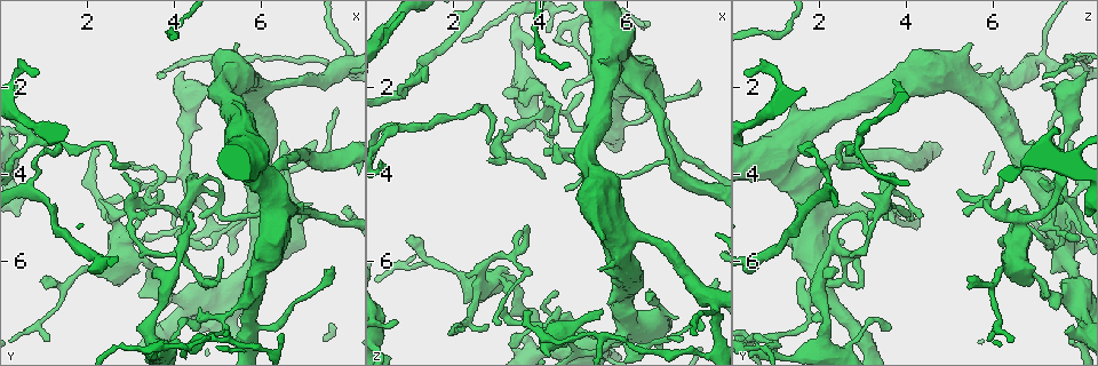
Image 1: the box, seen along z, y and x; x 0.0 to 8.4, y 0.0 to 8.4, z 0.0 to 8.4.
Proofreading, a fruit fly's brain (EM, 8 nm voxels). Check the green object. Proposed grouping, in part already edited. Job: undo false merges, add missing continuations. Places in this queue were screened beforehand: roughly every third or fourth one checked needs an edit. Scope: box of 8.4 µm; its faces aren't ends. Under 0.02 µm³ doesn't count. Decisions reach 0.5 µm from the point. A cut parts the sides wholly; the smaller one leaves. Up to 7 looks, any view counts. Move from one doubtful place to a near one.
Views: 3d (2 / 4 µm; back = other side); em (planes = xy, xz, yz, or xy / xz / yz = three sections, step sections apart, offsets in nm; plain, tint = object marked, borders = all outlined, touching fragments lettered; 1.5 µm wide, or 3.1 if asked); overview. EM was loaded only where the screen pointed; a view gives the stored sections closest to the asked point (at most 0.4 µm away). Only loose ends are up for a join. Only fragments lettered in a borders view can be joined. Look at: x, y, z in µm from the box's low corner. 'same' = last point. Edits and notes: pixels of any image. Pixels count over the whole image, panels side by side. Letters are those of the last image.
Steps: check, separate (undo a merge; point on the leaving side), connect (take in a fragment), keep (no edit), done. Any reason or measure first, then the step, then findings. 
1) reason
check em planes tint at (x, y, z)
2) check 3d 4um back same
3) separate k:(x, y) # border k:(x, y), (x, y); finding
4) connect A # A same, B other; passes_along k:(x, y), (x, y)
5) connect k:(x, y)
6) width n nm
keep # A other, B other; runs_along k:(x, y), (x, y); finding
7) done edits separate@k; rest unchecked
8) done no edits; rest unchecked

thick turns thin
check 3d 2um at (5.15, 7.25, 1.80)

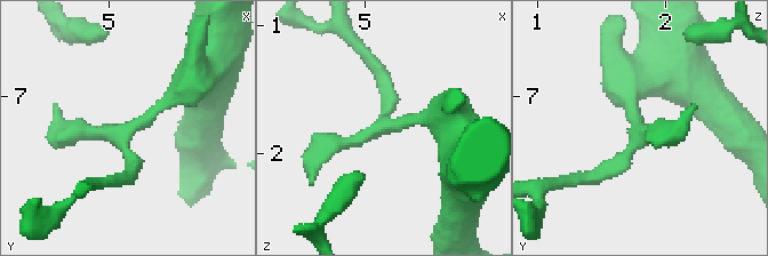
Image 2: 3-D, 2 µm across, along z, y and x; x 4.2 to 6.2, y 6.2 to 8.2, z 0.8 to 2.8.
shape alone is not enough
check em planes borders at (5.20, 7.24, 1.80)

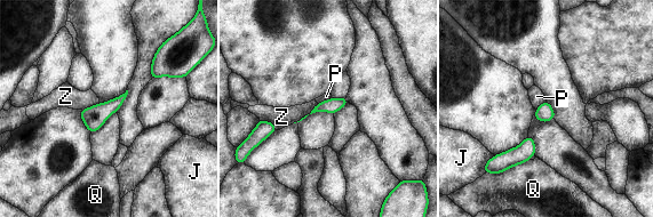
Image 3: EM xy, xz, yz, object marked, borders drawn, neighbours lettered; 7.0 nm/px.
keep # J other, P other, Q other, Z other; border 3:(331, 97), (317, 103); continuous, no second cell

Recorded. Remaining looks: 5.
tapers out
check 3d 4um at (2.85, 4.00, 3.75)

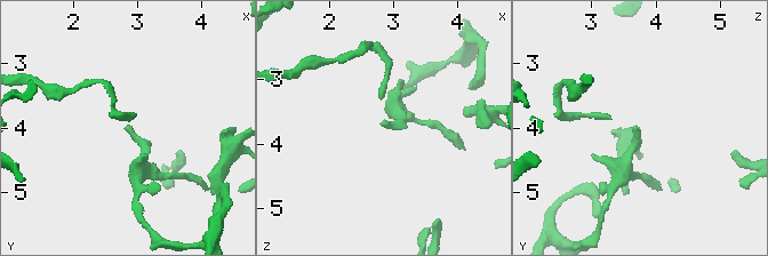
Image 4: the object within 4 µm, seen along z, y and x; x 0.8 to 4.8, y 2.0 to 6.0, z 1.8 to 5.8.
shape alone is not enough
check em xz step 8 borders at (2.80, 4.00, 3.75)

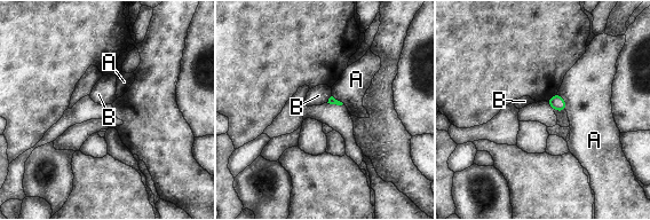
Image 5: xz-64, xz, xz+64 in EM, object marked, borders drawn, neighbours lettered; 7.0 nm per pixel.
keep # A other, B other; none of them fits

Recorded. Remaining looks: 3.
thin end
check 3d 2um at (1.10, 6.30, 5.35)

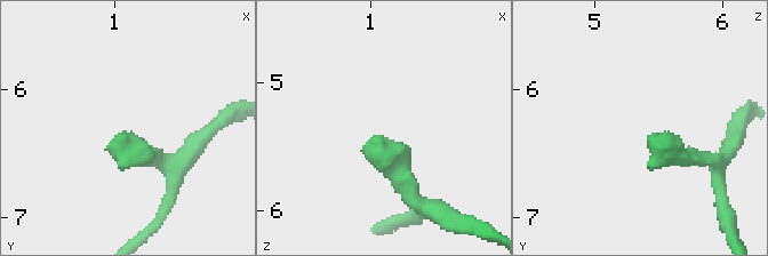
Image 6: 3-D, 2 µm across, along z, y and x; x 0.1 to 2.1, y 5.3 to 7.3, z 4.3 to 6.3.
check em xz step 8 borders at (1.02, 6.36, 5.40)

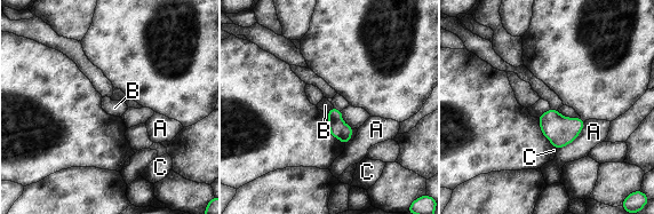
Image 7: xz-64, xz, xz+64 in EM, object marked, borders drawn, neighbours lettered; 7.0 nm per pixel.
cut it another way
check em planes borders same

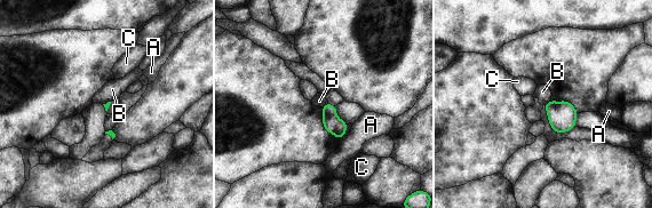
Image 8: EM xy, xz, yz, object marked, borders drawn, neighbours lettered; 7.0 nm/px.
keep # A other, B other, C other; none of them fits

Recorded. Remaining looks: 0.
done no edits; rest unchecked

